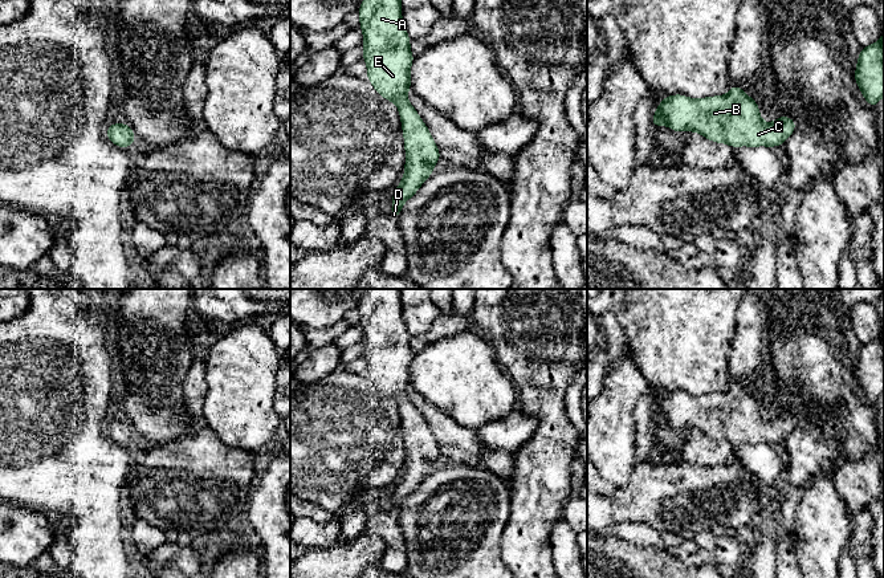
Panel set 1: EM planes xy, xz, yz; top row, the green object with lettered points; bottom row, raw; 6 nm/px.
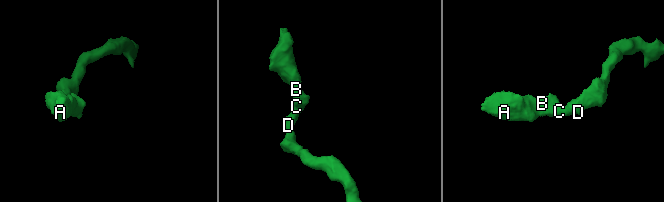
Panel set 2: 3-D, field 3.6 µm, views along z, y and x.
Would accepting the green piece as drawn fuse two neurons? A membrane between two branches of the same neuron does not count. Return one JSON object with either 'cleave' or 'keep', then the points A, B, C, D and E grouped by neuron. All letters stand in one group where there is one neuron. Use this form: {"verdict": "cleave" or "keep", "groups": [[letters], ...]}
{"verdict": "keep", "groups": [["A", "B", "C", "D", "E"]]}

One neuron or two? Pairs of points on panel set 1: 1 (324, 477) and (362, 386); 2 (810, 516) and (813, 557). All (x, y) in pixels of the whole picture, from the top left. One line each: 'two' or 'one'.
1: one
2: one

